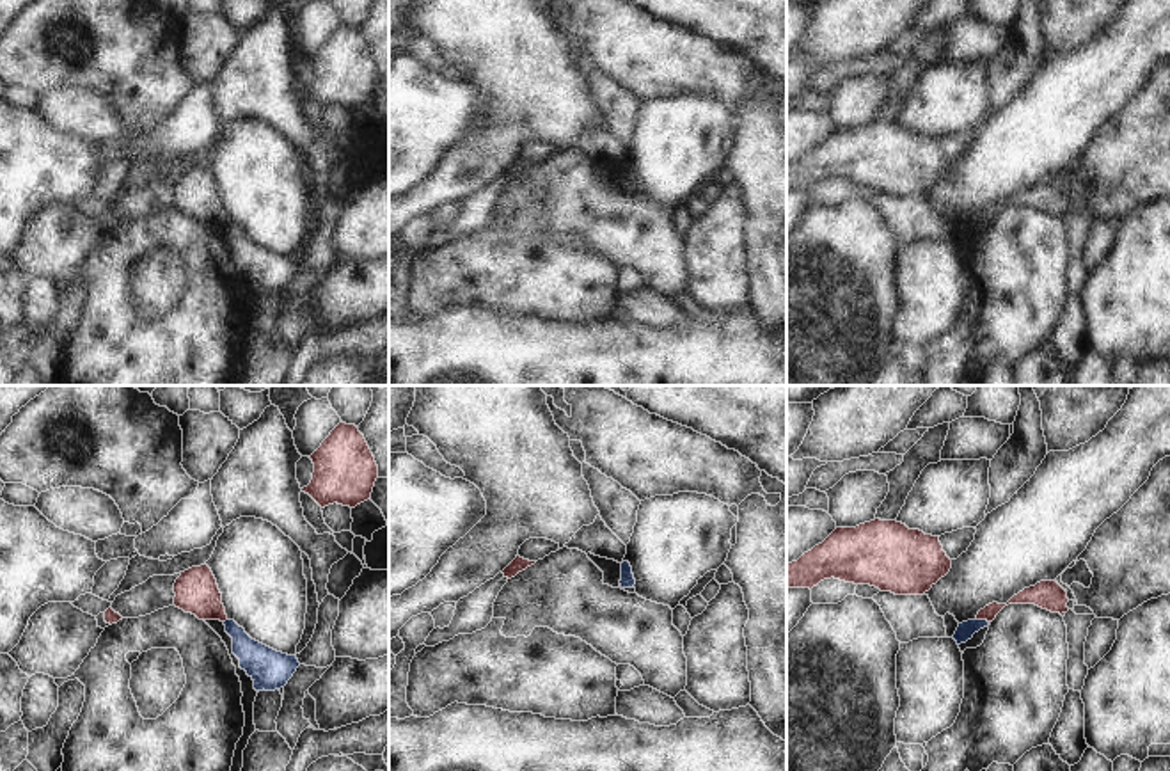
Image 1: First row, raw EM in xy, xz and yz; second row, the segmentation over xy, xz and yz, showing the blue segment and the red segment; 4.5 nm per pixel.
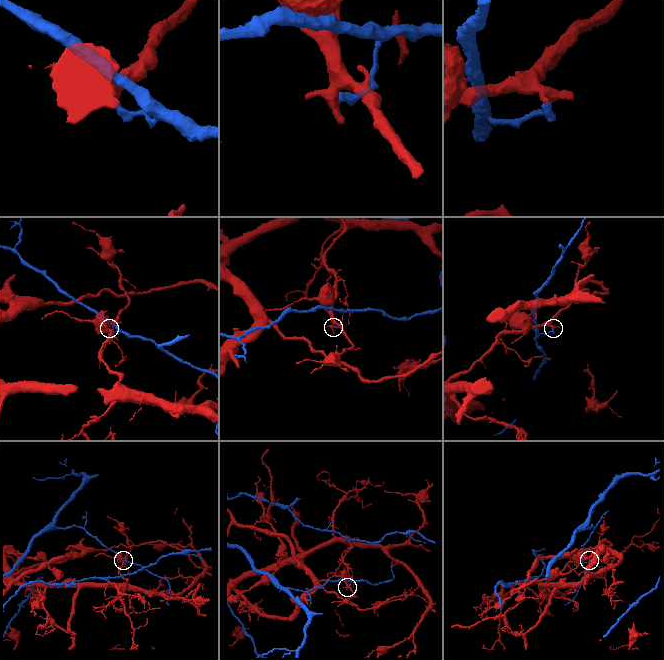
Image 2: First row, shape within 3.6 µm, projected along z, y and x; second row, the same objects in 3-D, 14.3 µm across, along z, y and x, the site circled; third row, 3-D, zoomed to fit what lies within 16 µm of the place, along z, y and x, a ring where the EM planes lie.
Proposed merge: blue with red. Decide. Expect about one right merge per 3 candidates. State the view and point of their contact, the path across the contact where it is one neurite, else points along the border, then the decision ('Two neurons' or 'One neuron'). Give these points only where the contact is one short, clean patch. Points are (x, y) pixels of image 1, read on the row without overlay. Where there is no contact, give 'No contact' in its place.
Touches blue at yz (982, 222). Boundary: yz (977, 221), (988, 224). Two neurons.

